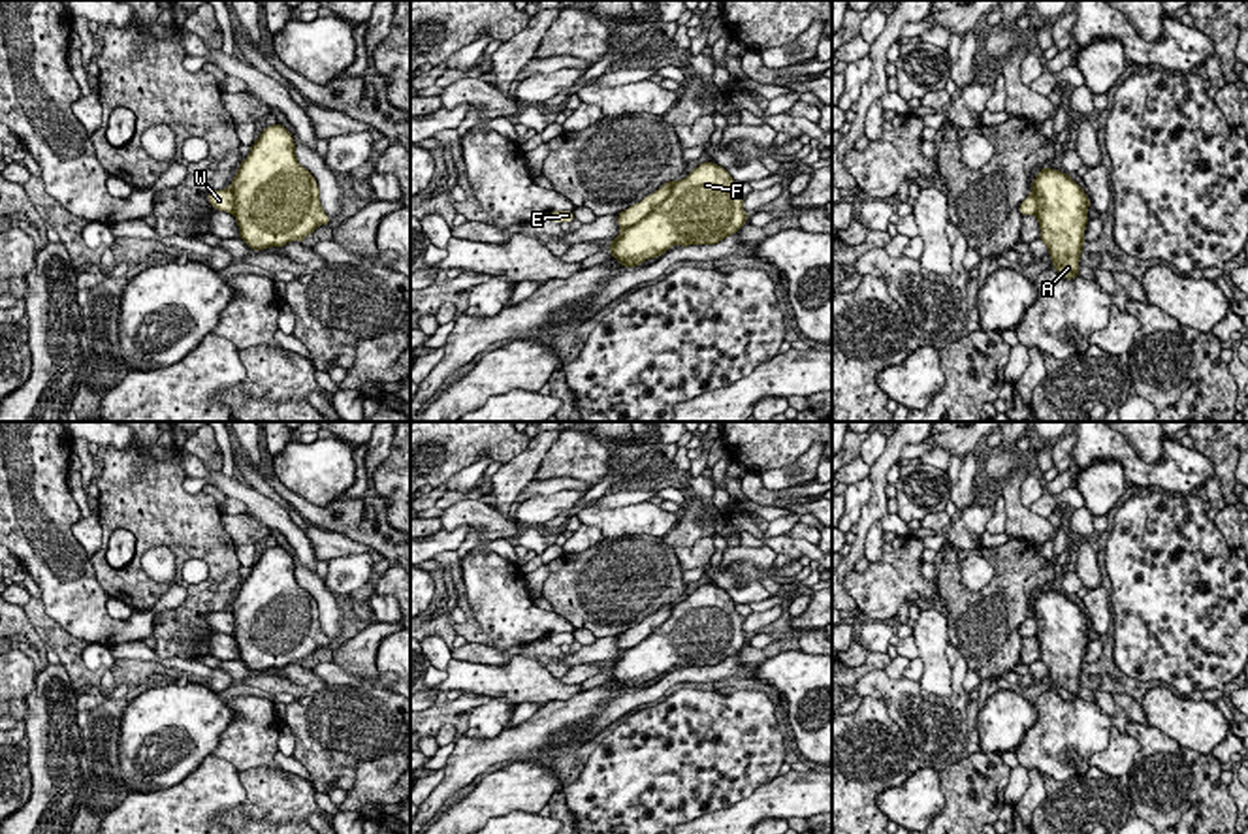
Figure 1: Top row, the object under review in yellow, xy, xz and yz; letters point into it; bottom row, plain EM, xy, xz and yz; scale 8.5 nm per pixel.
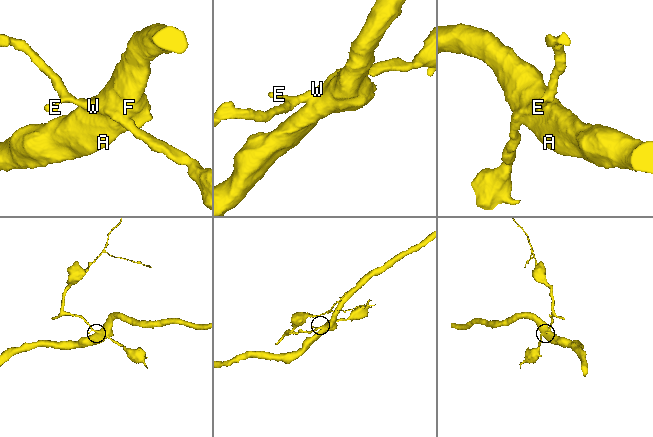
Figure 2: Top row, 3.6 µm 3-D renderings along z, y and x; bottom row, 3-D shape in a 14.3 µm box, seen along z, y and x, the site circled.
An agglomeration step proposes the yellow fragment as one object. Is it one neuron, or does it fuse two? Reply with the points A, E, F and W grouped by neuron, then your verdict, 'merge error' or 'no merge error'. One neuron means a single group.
A F / E W; merge error

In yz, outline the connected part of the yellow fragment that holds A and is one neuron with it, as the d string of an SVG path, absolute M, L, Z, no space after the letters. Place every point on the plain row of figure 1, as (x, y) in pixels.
M1050 589L1039 591L1032 614L1037 619L1039 661L1048 668L1052 689L1073 702L1079 698L1090 621L1067 595Z

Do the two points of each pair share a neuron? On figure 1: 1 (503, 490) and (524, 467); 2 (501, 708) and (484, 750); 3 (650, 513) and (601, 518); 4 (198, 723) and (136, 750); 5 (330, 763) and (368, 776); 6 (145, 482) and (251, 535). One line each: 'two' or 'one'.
1: one
2: two
3: one
4: one
5: two
6: two

